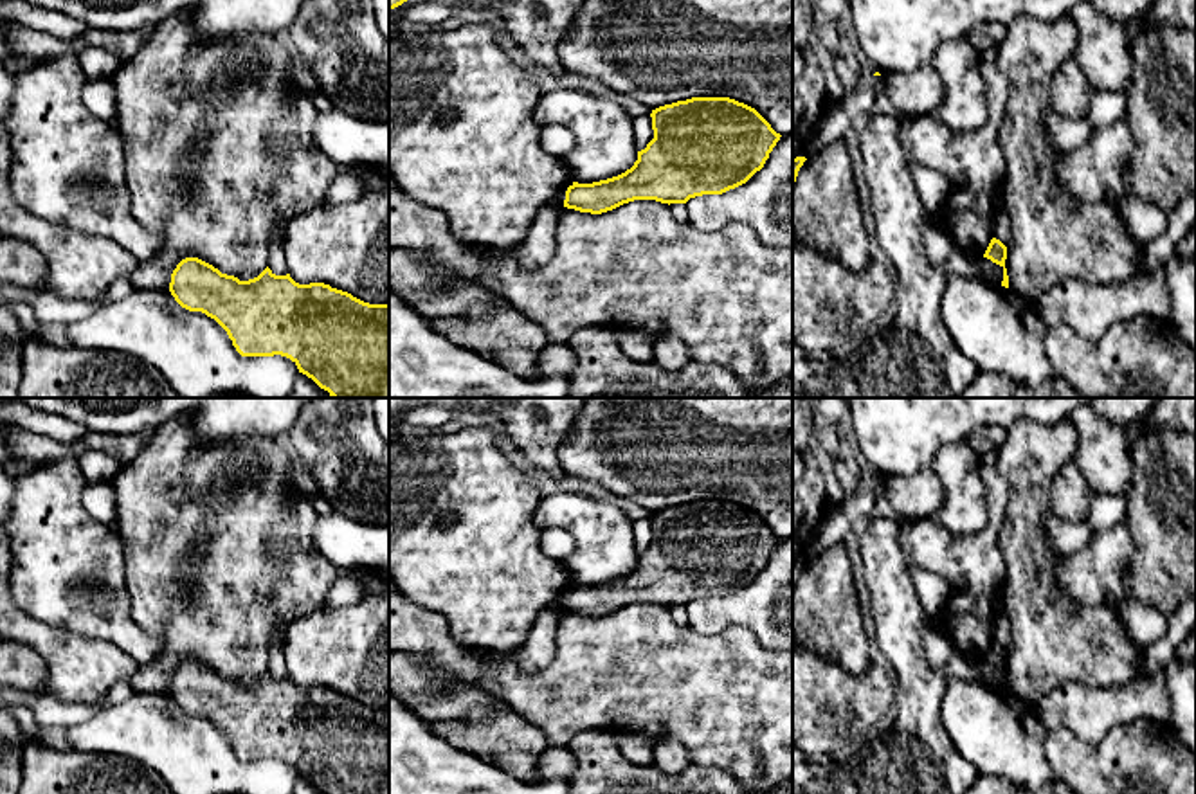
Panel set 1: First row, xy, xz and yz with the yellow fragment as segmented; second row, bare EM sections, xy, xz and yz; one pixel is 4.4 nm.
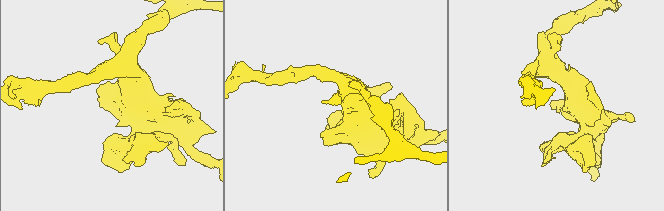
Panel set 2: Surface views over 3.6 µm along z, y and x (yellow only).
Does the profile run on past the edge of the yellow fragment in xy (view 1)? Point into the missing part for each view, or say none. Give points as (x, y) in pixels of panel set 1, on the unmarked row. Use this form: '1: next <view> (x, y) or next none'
1: next none

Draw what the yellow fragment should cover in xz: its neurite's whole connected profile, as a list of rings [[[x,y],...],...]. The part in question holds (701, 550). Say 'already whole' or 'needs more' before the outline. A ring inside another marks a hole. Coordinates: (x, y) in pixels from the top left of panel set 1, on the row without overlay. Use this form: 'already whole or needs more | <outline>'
already whole | [[[692,501],[659,510],[650,520],[654,542],[638,555],[634,569],[607,583],[573,585],[566,594],[564,610],[602,618],[634,603],[670,609],[702,598],[722,598],[760,574],[782,540],[755,511],[729,501]]]

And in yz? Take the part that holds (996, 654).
already whole | [[[992,641],[983,661],[991,663],[992,666],[996,666],[1003,672],[1001,690],[1009,691],[1009,679],[1007,679],[1007,672],[1005,672],[1007,650],[1000,643]]]

